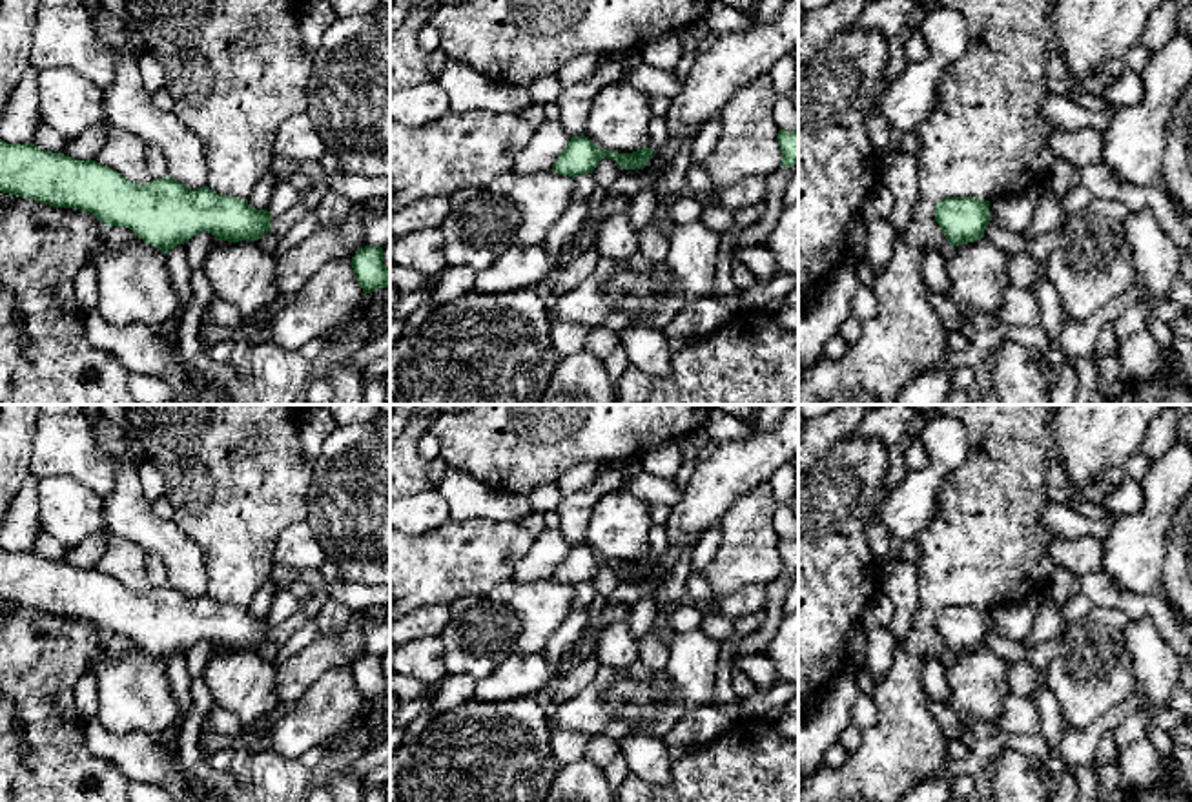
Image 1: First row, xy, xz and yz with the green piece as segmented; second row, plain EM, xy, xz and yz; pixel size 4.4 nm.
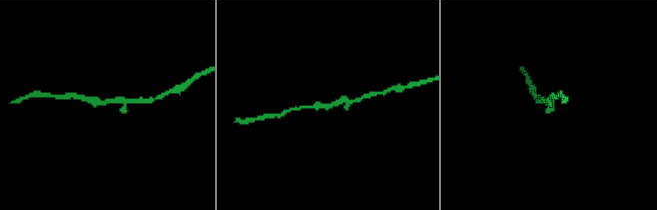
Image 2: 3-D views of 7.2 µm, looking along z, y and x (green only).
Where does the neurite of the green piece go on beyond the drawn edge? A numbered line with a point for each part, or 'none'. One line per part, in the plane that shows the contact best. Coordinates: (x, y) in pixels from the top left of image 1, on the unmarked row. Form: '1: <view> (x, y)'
none

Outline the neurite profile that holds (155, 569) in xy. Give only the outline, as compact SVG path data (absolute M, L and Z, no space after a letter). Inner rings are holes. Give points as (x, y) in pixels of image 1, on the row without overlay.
M146 554L146 576L153 587L168 585L168 569L160 556Z

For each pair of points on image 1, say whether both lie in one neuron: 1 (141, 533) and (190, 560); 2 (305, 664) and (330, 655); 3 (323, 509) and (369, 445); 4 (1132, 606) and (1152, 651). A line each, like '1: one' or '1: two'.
1: one
2: one
3: one
4: two

